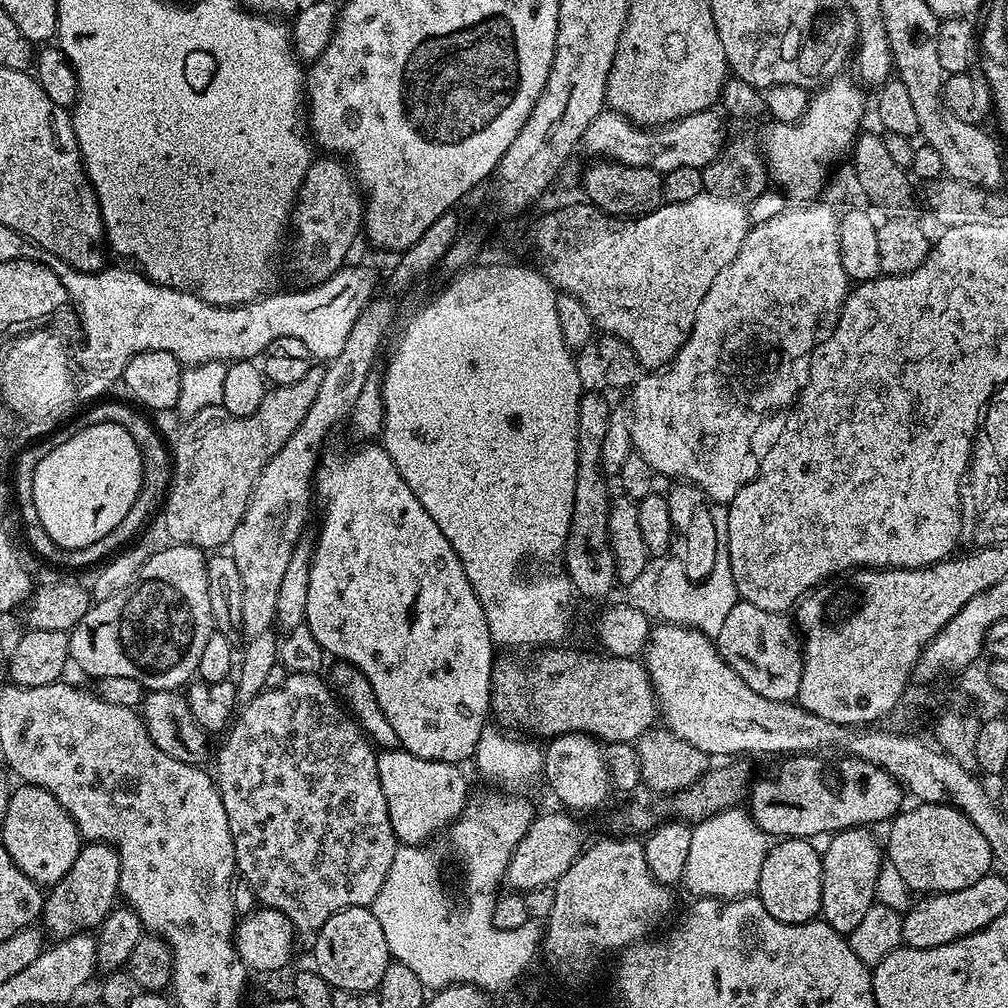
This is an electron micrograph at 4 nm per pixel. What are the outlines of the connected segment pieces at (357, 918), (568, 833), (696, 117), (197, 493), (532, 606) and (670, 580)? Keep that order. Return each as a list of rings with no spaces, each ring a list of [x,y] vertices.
[[[371,907],[344,908],[319,925],[312,944],[311,967],[334,990],[375,993],[390,963],[386,937]]]
[[[571,811],[544,812],[533,819],[522,842],[515,848],[505,872],[505,883],[521,893],[545,888],[560,880],[583,851],[585,840],[577,817]]]
[[[605,110],[586,126],[582,148],[593,152],[593,157],[613,160],[616,164],[649,168],[658,173],[678,170],[689,162],[712,160],[726,143],[724,124],[715,116],[715,111],[695,112],[673,124],[641,126],[627,120],[622,114]]]
[[[314,366],[297,382],[269,387],[258,408],[250,415],[233,416],[223,405],[216,404],[203,407],[184,422],[184,428],[174,446],[172,445],[172,479],[162,508],[168,515],[168,526],[175,543],[194,545],[201,550],[216,550],[219,549],[216,547],[225,547],[231,541],[233,532],[249,504],[250,494],[261,470],[293,436],[310,406],[314,406],[314,397],[322,387],[323,377],[324,368]]]
[[[469,266],[462,272],[457,272],[451,277],[452,281],[409,322],[404,328],[404,333],[400,336],[400,341],[396,344],[396,349],[392,352],[392,357],[388,360],[388,369],[382,375],[382,387],[384,390],[384,430],[382,433],[382,446],[386,450],[386,454],[390,454],[390,458],[394,462],[394,466],[398,466],[398,474],[402,474],[402,478],[406,482],[406,486],[410,486],[410,490],[414,490],[414,498],[418,498],[418,502],[422,502],[422,506],[426,509],[426,514],[430,514],[430,518],[434,518],[434,523],[438,525],[438,530],[442,530],[442,534],[446,534],[446,542],[450,542],[450,546],[454,546],[454,550],[458,554],[458,558],[462,562],[462,570],[466,570],[466,578],[470,578],[470,586],[476,591],[476,597],[480,600],[482,610],[486,614],[486,622],[490,626],[490,634],[492,635],[493,645],[504,647],[504,650],[520,650],[523,644],[540,644],[539,646],[556,646],[561,643],[560,640],[568,632],[568,603],[574,597],[574,589],[571,580],[563,571],[558,570],[552,563],[561,559],[564,543],[568,537],[570,530],[570,522],[572,521],[572,507],[574,506],[574,482],[576,481],[576,459],[578,458],[578,450],[576,449],[576,427],[578,426],[578,406],[582,395],[582,387],[580,388],[580,372],[576,369],[577,357],[568,349],[566,342],[562,342],[562,330],[558,326],[558,306],[556,298],[557,289],[552,287],[552,283],[537,270],[532,276],[524,276],[524,306],[482,306],[482,272],[478,271],[475,266]]]
[[[723,504],[711,505],[714,526],[718,530],[718,558],[714,558],[714,570],[706,574],[704,580],[691,580],[679,559],[665,559],[660,573],[656,576],[656,612],[661,621],[683,624],[685,628],[697,628],[707,636],[716,637],[726,623],[726,614],[734,610],[737,602],[734,574],[730,570],[730,550],[728,549],[728,509]]]

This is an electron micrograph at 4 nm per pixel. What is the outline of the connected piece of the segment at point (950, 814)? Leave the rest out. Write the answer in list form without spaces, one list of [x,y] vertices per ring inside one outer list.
[[[922,802],[915,806],[916,808],[908,811],[905,809],[892,818],[888,826],[888,840],[885,839],[884,842],[887,861],[898,870],[909,891],[918,894],[953,893],[954,890],[974,885],[978,879],[991,873],[990,866],[993,867],[994,861],[990,844],[978,830],[978,826],[974,826],[961,811],[949,804]]]

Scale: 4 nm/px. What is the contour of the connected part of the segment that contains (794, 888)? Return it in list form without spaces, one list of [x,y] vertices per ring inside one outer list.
[[[784,838],[768,849],[756,892],[762,906],[787,924],[805,924],[820,916],[822,902],[822,852],[808,838]]]

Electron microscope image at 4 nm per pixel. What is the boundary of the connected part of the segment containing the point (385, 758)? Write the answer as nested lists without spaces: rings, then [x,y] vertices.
[[[400,748],[381,751],[376,757],[378,782],[386,794],[390,826],[401,845],[423,845],[435,832],[443,833],[462,814],[470,799],[464,768],[450,762],[418,758]]]

